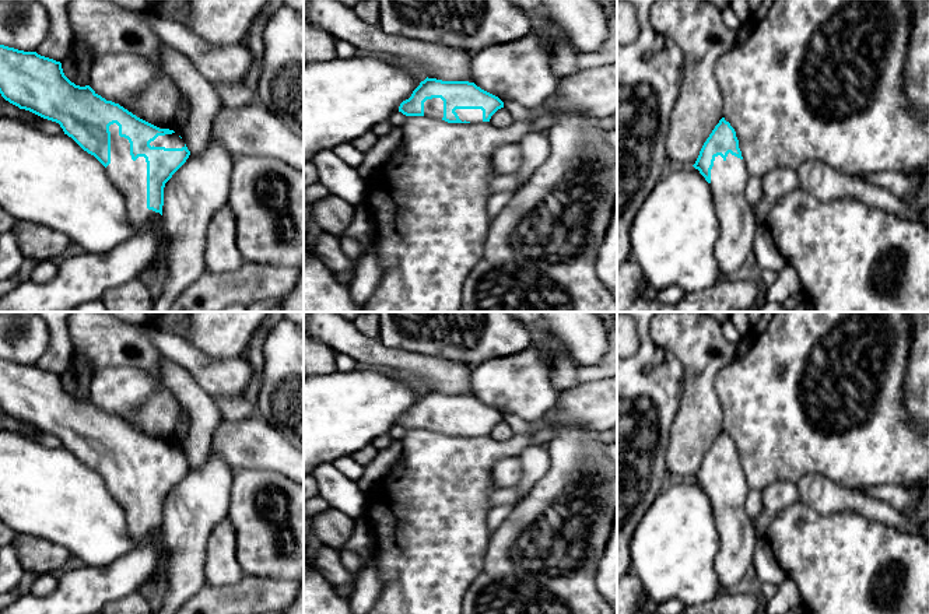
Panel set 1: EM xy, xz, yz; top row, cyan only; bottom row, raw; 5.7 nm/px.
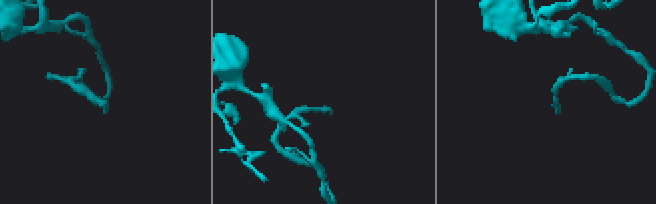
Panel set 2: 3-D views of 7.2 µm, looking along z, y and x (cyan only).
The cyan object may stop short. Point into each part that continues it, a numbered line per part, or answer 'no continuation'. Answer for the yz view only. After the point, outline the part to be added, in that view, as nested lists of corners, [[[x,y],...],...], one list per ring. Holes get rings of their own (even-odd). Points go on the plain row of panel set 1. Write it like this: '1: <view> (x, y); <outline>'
1: yz (729, 491); [[[730,466],[725,473],[715,470],[709,501],[721,541],[715,571],[723,592],[737,590],[753,565],[757,536],[744,511],[749,491],[743,473]]]

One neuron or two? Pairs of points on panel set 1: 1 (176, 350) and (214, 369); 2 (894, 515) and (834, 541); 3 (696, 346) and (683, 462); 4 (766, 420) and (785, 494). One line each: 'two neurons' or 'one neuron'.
1: one neuron
2: two neurons
3: one neuron
4: two neurons

